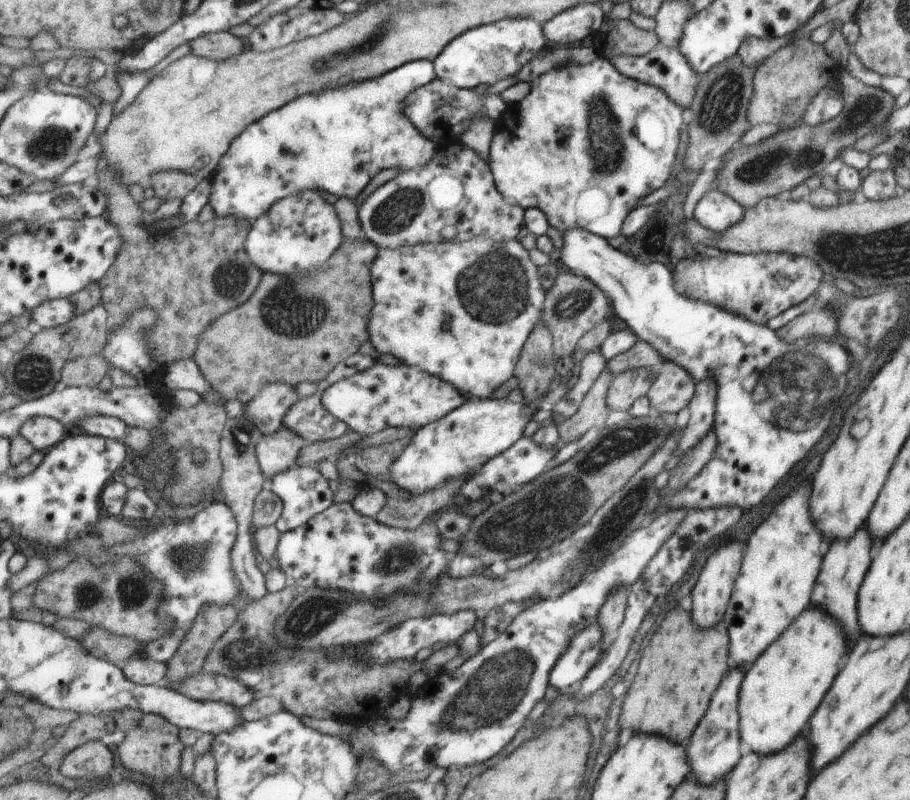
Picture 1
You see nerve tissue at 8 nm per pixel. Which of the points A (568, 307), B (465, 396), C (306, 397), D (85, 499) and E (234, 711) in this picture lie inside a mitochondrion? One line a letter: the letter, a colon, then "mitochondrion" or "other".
A: mitochondrion
B: other
C: other
D: other
E: other

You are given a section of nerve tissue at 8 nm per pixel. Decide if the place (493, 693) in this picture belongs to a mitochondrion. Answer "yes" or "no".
yes

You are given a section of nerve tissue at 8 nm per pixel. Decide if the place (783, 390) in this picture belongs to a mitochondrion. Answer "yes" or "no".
yes

